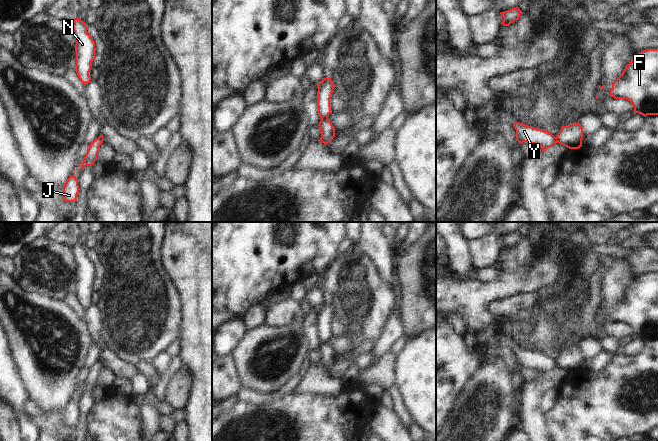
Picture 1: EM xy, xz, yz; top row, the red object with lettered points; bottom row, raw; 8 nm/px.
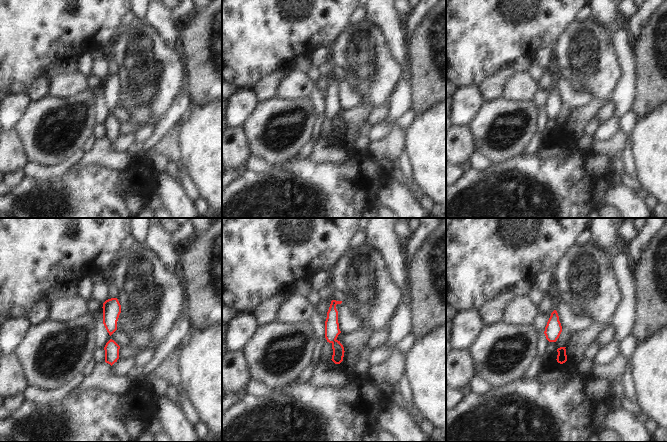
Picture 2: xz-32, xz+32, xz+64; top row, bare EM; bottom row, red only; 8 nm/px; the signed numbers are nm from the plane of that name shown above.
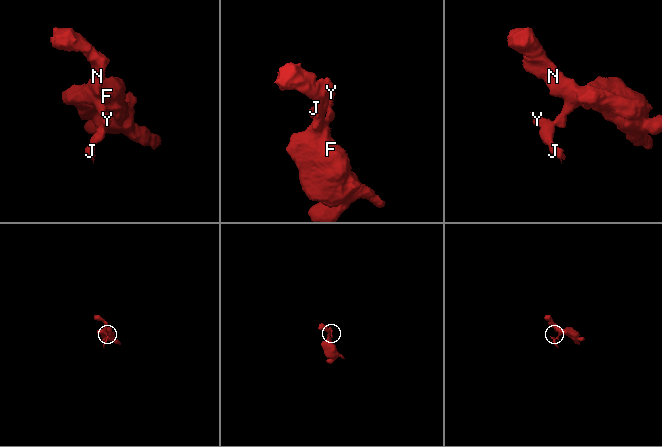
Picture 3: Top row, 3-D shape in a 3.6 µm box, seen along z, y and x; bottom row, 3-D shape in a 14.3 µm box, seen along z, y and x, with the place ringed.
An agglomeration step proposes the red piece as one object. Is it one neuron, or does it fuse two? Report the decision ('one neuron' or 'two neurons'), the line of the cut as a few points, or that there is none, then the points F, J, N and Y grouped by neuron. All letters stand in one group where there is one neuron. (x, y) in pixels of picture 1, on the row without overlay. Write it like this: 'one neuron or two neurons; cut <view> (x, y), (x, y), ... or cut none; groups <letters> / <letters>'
two neurons; cut xz (327, 341), (321, 344); groups F N / J Y

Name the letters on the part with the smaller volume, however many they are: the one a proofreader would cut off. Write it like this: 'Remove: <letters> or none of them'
Remove: J, Y

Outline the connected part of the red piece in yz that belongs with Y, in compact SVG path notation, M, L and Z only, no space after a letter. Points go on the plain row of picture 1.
M515 346L514 352L516 354L516 364L519 367L527 366L540 369L543 373L542 376L557 367L556 361L547 354L537 353L520 346Z

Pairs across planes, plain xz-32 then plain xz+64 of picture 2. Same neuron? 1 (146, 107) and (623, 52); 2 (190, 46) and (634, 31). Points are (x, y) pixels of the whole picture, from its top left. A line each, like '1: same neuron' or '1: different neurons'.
1: different neurons
2: different neurons

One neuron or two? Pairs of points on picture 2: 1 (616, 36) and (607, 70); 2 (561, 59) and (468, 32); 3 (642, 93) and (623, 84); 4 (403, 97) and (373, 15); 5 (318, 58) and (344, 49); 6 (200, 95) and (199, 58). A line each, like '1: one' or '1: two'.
1: two
2: two
3: two
4: one
5: two
6: one

